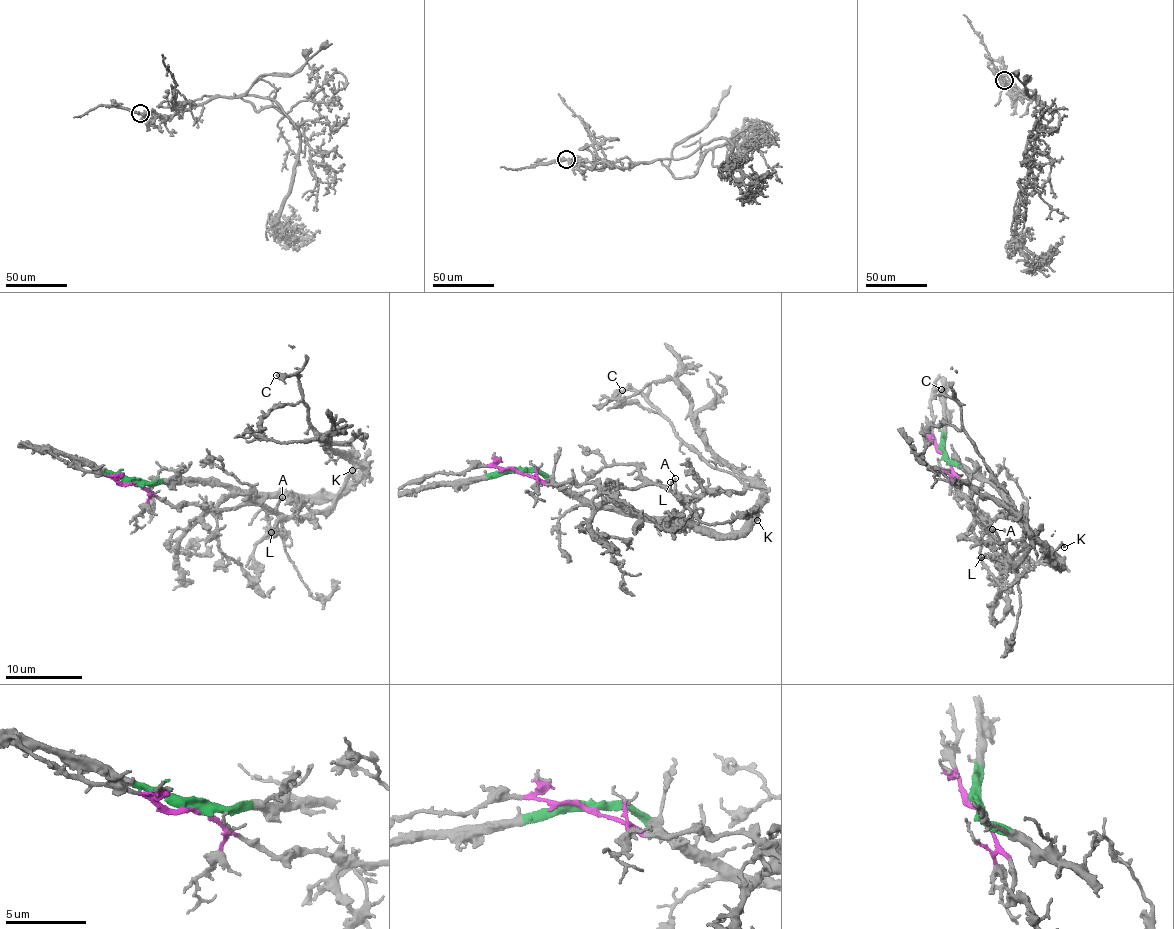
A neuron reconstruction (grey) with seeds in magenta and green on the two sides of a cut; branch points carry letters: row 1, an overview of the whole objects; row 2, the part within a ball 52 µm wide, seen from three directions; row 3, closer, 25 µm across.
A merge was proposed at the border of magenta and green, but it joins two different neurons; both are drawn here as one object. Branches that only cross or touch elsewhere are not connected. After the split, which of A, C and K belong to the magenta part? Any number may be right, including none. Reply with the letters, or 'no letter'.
A, C

